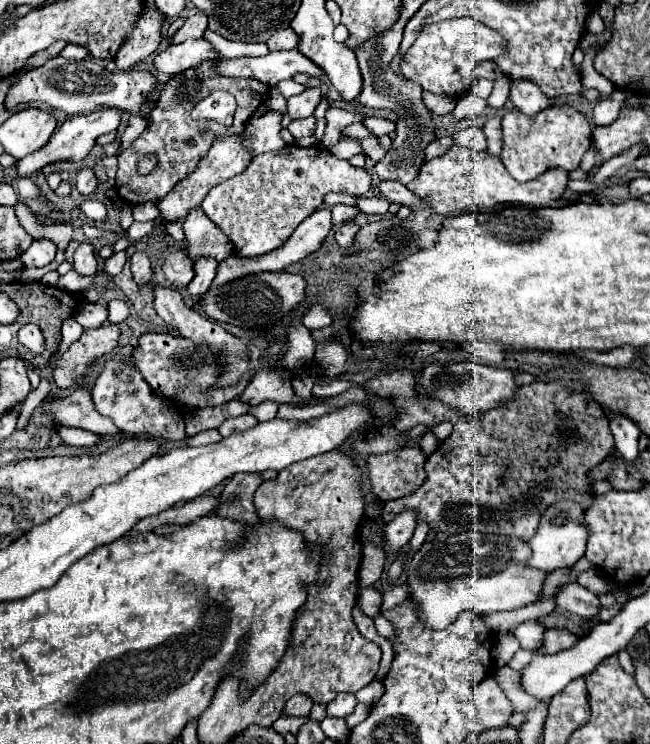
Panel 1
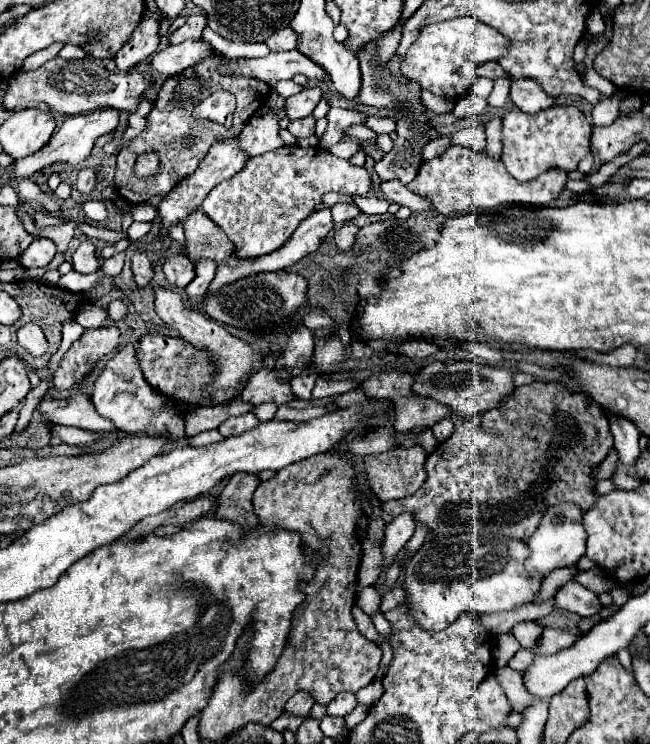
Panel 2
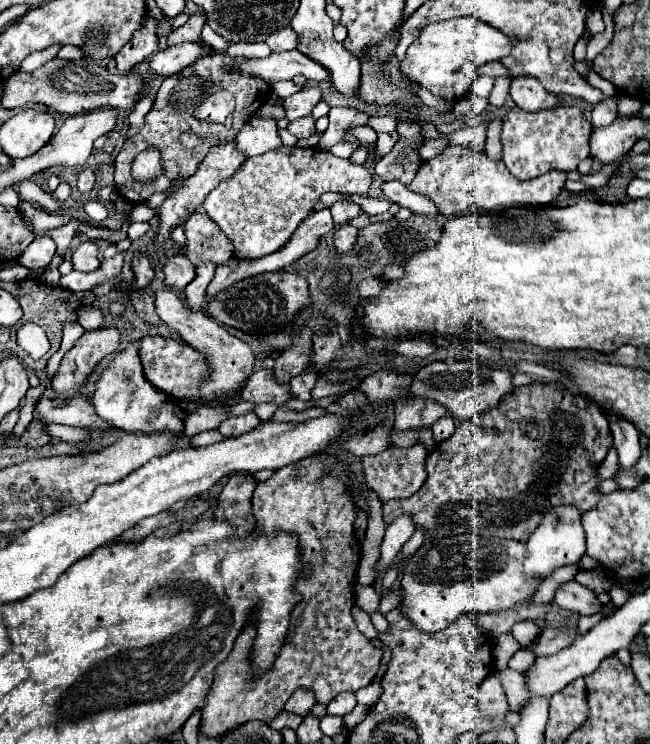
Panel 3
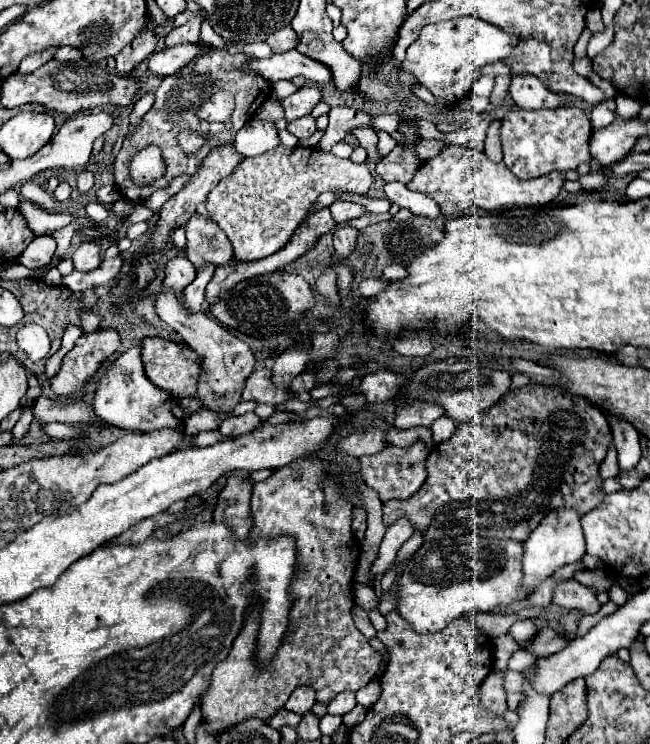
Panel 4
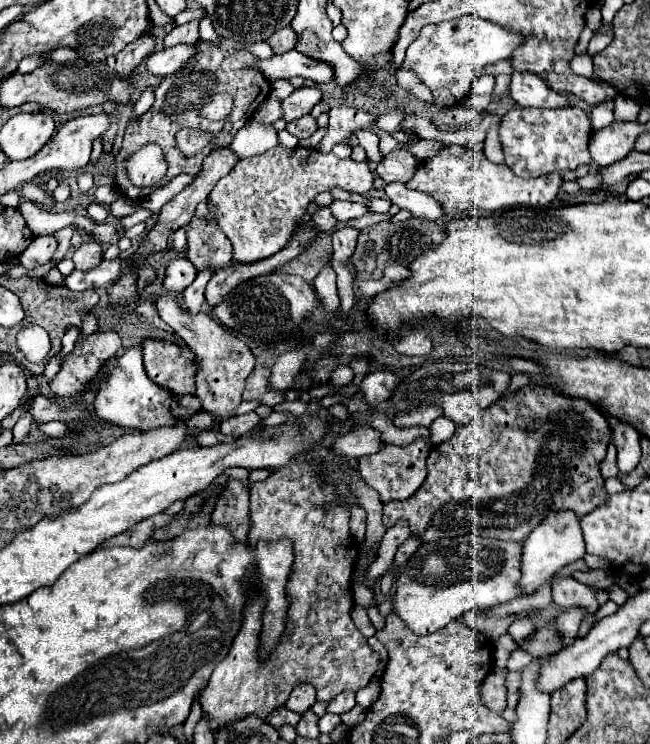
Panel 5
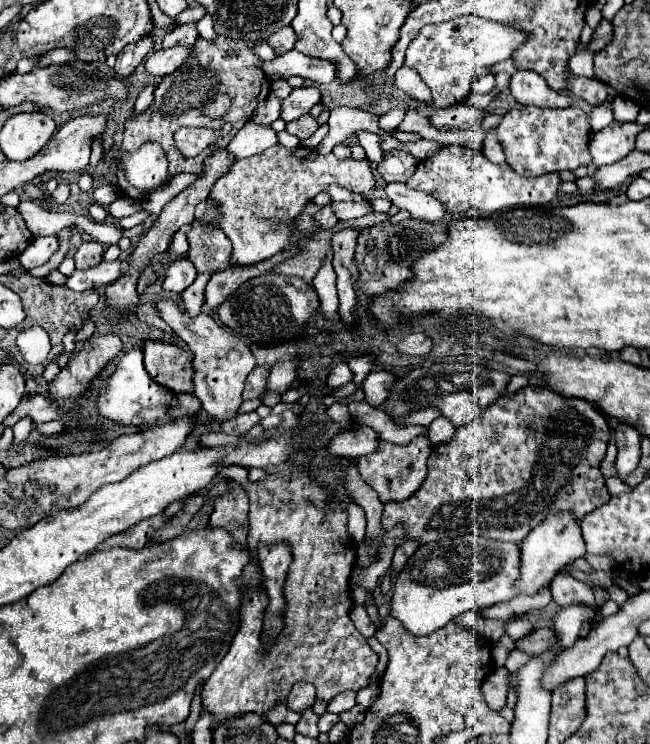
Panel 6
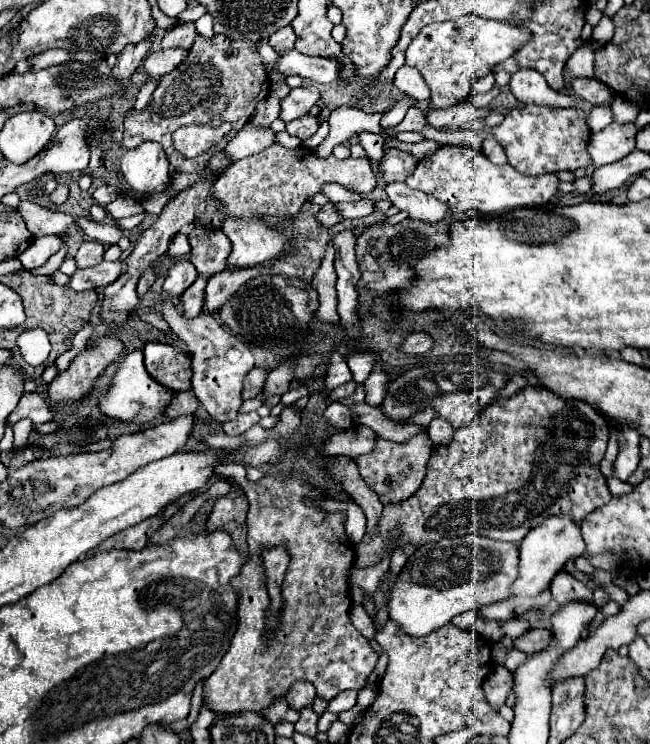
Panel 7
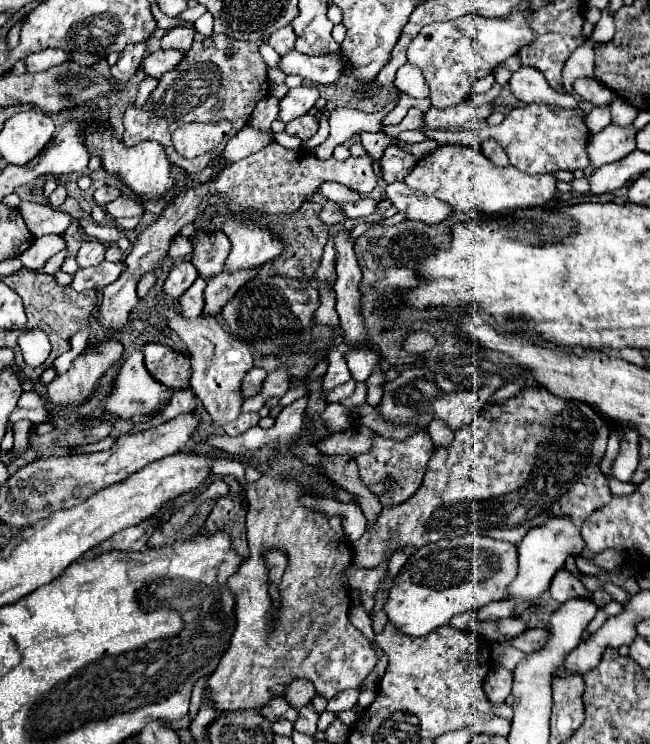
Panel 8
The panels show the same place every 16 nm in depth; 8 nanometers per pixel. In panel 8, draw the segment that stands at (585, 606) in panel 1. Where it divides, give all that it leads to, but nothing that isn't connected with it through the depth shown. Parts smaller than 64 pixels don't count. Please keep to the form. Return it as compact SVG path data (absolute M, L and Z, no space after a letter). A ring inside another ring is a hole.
M562 568L554 576L552 586L550 586L550 594L558 604L564 604L572 598L592 598L592 592L576 576L572 576L566 568Z

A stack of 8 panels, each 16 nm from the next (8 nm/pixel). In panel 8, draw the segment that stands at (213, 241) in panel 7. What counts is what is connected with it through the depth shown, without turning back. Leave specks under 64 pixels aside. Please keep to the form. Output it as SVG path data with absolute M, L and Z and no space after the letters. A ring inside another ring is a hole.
M196 230L190 236L192 244L192 264L196 266L198 274L210 280L216 276L216 272L224 270L224 262L230 254L230 240L226 238L224 232L214 232L206 234L202 230Z

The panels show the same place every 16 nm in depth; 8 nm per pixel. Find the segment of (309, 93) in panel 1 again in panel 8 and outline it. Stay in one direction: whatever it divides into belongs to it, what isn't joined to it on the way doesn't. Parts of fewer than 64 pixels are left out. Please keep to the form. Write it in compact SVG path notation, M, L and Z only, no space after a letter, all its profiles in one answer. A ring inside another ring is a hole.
M300 86L300 88L292 88L286 98L280 100L280 114L278 118L282 122L290 122L294 118L304 116L320 98L318 88L316 86Z

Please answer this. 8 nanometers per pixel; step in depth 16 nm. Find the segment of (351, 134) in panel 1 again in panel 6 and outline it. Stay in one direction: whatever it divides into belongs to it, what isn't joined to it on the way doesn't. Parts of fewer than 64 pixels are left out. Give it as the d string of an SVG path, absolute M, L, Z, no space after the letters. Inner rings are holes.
M362 130L362 132L356 132L356 136L358 136L358 142L360 142L360 146L366 150L366 154L368 154L368 160L370 162L380 162L382 160L382 150L380 150L380 136L378 134L372 134L372 132L368 132L368 130Z

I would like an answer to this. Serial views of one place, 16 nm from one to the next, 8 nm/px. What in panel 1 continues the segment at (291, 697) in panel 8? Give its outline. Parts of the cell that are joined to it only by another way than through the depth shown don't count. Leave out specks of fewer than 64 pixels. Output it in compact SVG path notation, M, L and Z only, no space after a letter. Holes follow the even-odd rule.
M296 694L288 700L284 708L284 716L308 716L312 708L312 700L306 694Z

